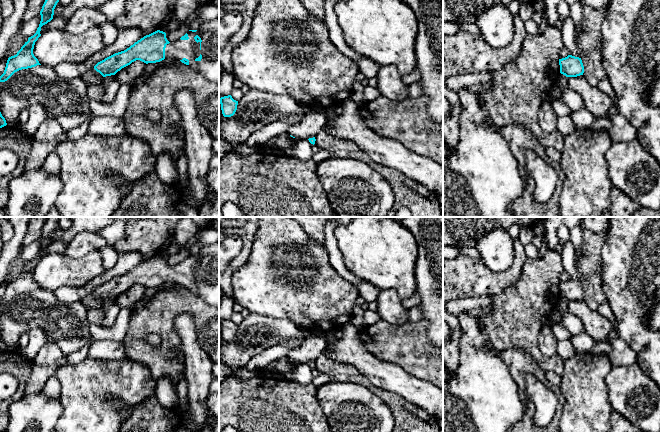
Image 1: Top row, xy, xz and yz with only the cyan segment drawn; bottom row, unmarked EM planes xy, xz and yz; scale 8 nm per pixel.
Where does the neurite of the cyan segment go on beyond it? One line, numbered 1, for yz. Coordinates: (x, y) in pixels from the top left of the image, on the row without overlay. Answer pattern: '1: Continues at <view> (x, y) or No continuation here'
1: No continuation here

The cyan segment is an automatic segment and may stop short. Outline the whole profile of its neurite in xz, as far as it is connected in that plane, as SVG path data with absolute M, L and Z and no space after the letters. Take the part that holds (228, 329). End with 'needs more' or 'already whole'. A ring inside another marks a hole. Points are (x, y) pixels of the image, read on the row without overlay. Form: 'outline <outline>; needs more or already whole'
outline M231 319L221 321L219 324L223 340L233 340L237 334L238 325L234 324Z; already whole

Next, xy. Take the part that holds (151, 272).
outline M219 242L204 246L197 254L189 254L173 267L167 264L165 256L157 254L144 260L126 274L98 286L94 293L106 301L115 299L136 284L148 288L160 286L165 282L177 283L201 298L206 304L219 308Z; needs more

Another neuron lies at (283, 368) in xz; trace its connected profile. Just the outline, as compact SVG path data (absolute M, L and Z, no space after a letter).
M283 356L268 364L264 372L284 381L294 382L294 369L296 364L296 362L291 361L288 357Z

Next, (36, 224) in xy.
M31 217L28 223L27 232L22 242L23 247L31 244L32 242L35 242L40 238L48 218L49 217Z

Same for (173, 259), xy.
M183 247L178 252L166 256L166 262L170 267L173 267L184 260L189 254L189 249Z

